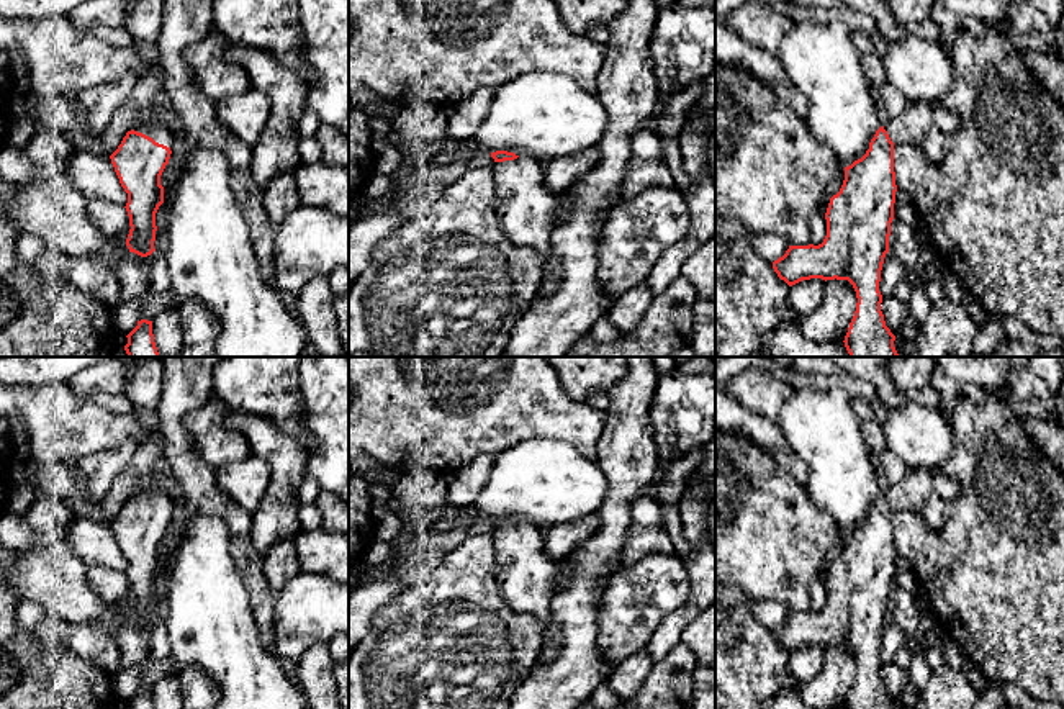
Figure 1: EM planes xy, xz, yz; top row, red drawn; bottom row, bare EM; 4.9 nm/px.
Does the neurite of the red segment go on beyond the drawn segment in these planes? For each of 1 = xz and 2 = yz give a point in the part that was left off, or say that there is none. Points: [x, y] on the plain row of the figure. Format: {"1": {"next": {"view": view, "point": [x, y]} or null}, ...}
{"1": {"next": {"view": "xz", "point": [524, 572]}}, "2": {"next": {"view": "yz", "point": [924, 490]}}}

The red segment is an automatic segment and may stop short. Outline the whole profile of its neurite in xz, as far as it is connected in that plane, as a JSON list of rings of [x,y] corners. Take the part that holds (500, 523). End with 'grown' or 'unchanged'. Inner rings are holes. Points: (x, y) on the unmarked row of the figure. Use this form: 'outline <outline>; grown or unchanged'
outline [[[507,517],[491,519],[491,524],[496,529],[496,588],[514,611],[543,624],[539,662],[552,662],[560,645],[560,629],[550,611],[558,562],[545,552],[543,531],[535,524]]]; grown

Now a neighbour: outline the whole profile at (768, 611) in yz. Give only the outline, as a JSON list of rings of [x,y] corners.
[[[760,601],[760,604],[756,606],[756,619],[768,625],[768,624],[782,624],[786,621],[786,617],[789,616],[789,607],[782,603],[776,603],[776,601]]]

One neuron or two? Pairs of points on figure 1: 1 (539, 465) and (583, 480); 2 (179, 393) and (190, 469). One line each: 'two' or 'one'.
1: one
2: one

